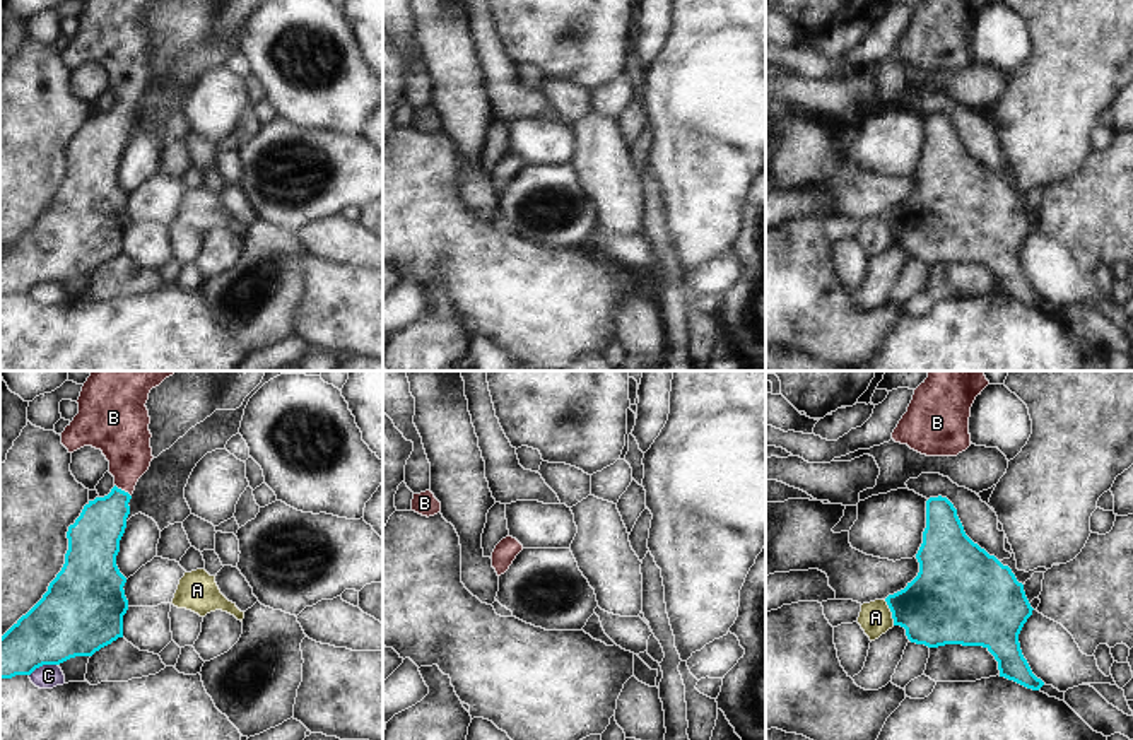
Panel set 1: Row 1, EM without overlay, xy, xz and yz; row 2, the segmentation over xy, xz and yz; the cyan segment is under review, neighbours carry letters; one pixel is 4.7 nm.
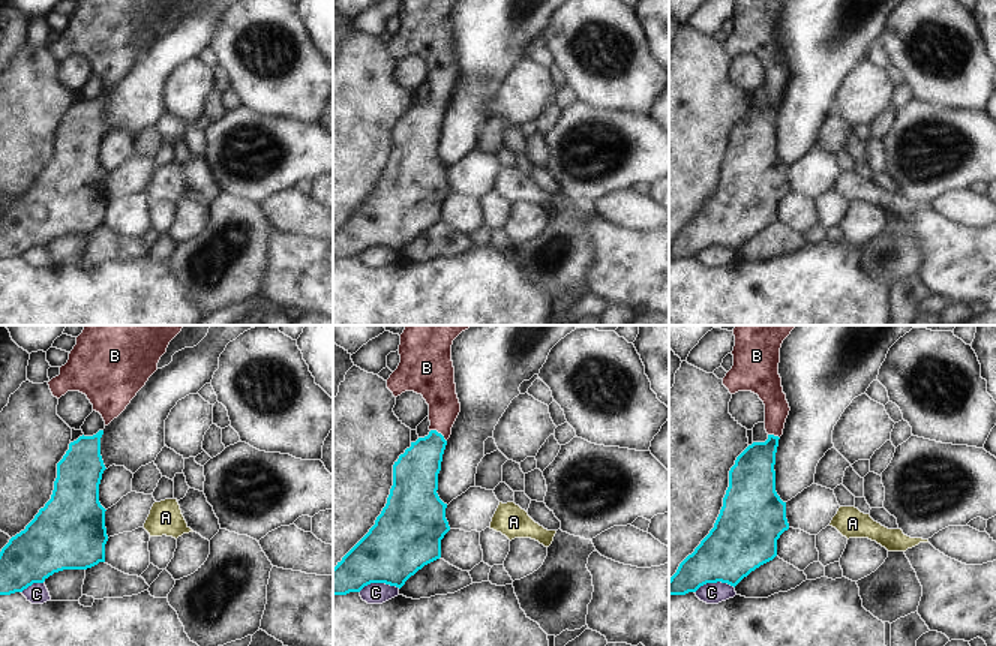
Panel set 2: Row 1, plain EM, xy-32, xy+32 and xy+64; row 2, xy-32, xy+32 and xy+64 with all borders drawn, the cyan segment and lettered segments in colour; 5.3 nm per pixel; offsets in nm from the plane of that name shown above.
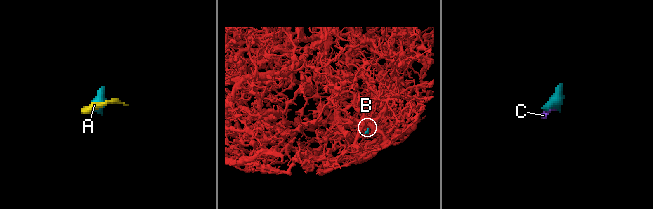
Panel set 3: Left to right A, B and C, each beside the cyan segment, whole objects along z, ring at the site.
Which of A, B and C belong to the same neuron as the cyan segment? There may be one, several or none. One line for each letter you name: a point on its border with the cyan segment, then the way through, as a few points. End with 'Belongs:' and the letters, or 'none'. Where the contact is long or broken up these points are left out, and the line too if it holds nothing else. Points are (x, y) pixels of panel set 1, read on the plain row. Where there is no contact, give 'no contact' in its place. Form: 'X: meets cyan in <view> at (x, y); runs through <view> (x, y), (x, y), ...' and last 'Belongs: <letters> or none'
B: meets cyan in xy at (123, 108); runs through xy (96, 151), (123, 108), (123, 55)
Belongs: B

